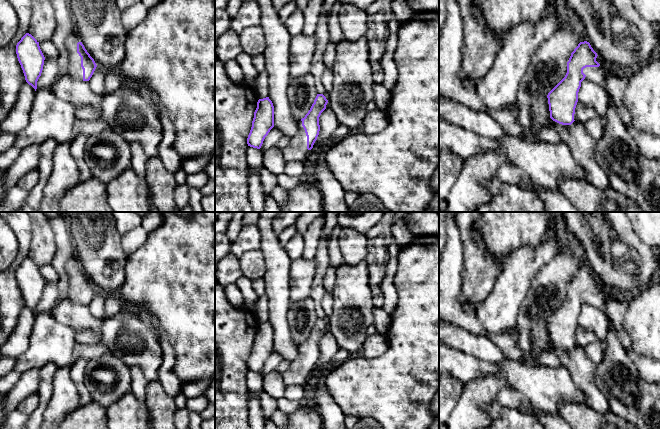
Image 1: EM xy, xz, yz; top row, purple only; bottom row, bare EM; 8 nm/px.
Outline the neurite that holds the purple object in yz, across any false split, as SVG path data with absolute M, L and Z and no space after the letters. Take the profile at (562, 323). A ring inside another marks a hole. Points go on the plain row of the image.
M582 262L567 286L565 301L548 317L550 342L562 349L571 349L583 304L592 305L604 312L605 304L613 292L605 288L590 267Z

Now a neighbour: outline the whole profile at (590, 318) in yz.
M589 304L581 306L578 316L578 326L592 331L600 341L607 339L607 334L612 324L610 318L600 309Z

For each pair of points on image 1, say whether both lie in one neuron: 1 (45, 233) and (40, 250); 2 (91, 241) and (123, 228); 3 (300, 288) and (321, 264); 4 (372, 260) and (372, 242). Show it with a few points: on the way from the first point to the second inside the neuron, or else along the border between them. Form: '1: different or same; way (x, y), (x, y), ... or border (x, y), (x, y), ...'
1: same; way (43, 237), (43, 246)
2: different; border (114, 222), (117, 232), (121, 236)
3: different; border (314, 260), (315, 276), (309, 293)
4: same; way (372, 256), (372, 246)

